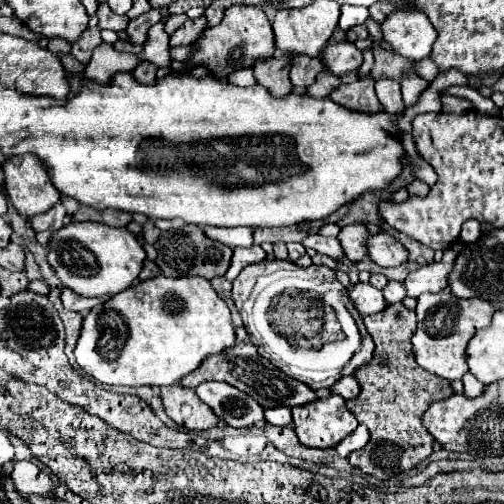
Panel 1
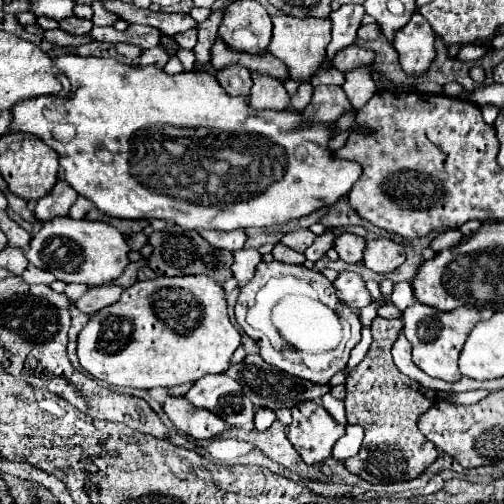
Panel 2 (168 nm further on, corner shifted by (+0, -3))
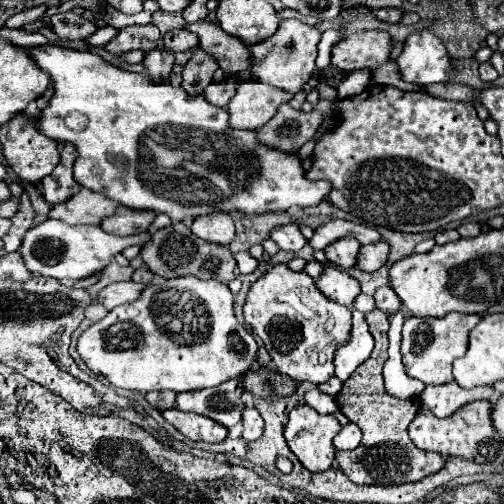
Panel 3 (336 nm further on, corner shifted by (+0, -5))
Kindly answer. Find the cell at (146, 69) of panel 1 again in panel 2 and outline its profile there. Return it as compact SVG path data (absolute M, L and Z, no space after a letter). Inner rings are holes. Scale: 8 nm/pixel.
M156 46L156 48L150 48L146 52L142 52L142 56L138 58L138 66L148 66L148 64L154 64L158 68L164 68L164 64L170 60L168 52L162 48L162 46Z

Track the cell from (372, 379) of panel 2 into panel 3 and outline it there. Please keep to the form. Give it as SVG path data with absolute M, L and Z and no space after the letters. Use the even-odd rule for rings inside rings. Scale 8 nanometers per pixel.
M372 310L366 314L366 322L370 326L370 334L374 336L374 350L372 356L358 366L354 376L350 376L336 402L344 416L358 424L362 430L362 442L356 450L336 452L336 460L340 462L340 470L356 484L404 484L404 482L418 482L424 476L430 476L444 468L444 458L434 452L420 450L408 436L408 424L414 420L418 410L422 408L418 398L400 400L386 392L382 366L388 360L388 318L382 310Z

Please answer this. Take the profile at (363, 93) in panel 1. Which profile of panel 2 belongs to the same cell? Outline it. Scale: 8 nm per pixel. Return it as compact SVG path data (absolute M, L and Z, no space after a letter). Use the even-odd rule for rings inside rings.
M316 86L310 104L300 114L302 122L308 122L310 126L312 122L332 124L348 110L352 110L352 104L348 102L342 86Z

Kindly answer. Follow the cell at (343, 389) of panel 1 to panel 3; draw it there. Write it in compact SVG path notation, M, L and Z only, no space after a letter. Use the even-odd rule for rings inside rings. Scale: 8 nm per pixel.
M332 376L328 382L324 382L324 384L320 384L318 386L324 394L328 394L328 396L332 396L332 398L336 398L338 396L338 392L342 390L342 380L338 380L336 376Z

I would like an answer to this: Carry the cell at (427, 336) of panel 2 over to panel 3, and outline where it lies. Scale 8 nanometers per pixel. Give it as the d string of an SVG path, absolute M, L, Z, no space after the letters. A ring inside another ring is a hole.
M450 312L444 318L410 316L402 328L402 362L408 376L424 384L448 384L454 380L452 362L468 348L468 332L482 320L480 314Z

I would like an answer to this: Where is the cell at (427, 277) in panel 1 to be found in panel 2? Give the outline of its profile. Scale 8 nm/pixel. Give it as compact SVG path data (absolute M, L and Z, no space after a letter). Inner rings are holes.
M400 282L394 286L394 292L390 296L390 302L404 312L408 306L414 304L414 290L410 290L410 282Z

